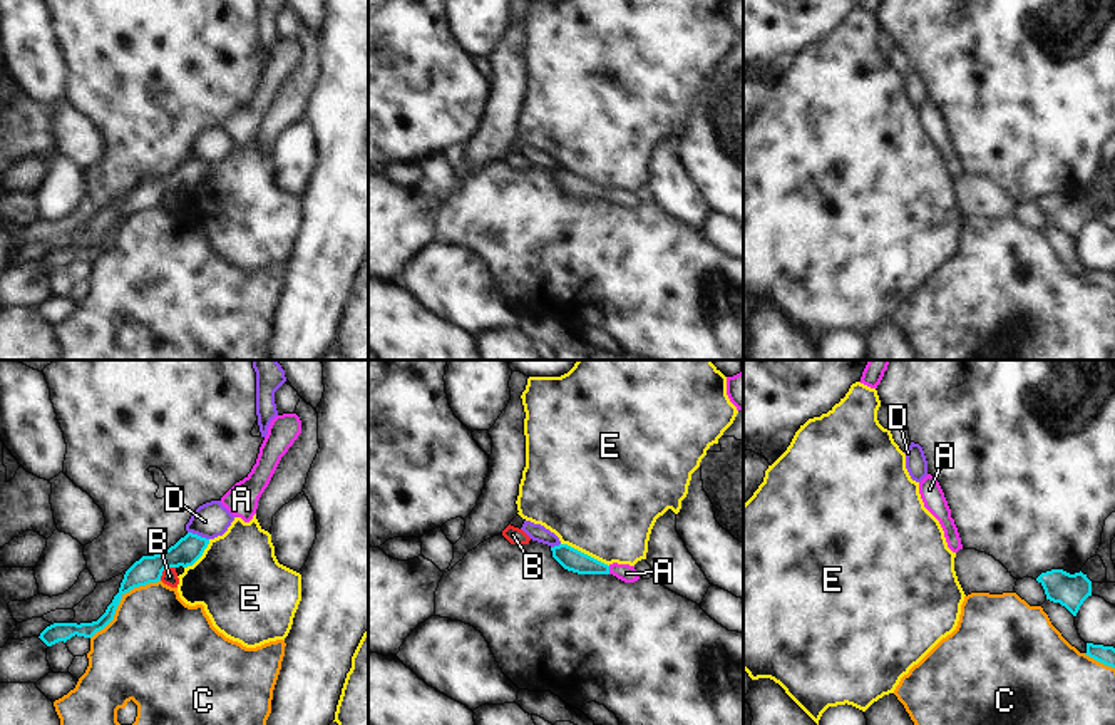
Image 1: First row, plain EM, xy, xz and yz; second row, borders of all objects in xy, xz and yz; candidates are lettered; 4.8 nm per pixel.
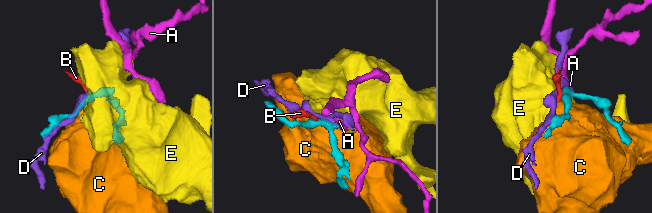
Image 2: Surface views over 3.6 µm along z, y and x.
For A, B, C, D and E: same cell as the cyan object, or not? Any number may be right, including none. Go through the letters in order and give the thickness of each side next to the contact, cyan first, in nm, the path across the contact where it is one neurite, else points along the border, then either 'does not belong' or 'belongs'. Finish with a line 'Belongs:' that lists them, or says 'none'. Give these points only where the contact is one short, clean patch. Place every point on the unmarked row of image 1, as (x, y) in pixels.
A: 110/90 nm | across xz (570, 183), (608, 195), (626, 198) | belongs
B: 140/80 nm | along xy (174, 191), (168, 191), (159, 205) | does not belong
C: 130/440 nm | does not belong
D: 140/170 nm | along xy (188, 156), (208, 164) | does not belong
E: 110/500 nm | along xz (561, 168), (608, 191) | does not belong
Belongs: A

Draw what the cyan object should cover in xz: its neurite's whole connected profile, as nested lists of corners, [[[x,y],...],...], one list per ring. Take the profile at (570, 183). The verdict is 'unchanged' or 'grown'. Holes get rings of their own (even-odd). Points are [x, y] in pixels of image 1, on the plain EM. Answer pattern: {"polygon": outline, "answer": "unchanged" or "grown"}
{"polygon": [[[568,169],[551,172],[552,183],[568,196],[578,199],[613,199],[624,208],[635,208],[640,204],[635,191],[629,189],[604,189]]], "answer": "grown"}

